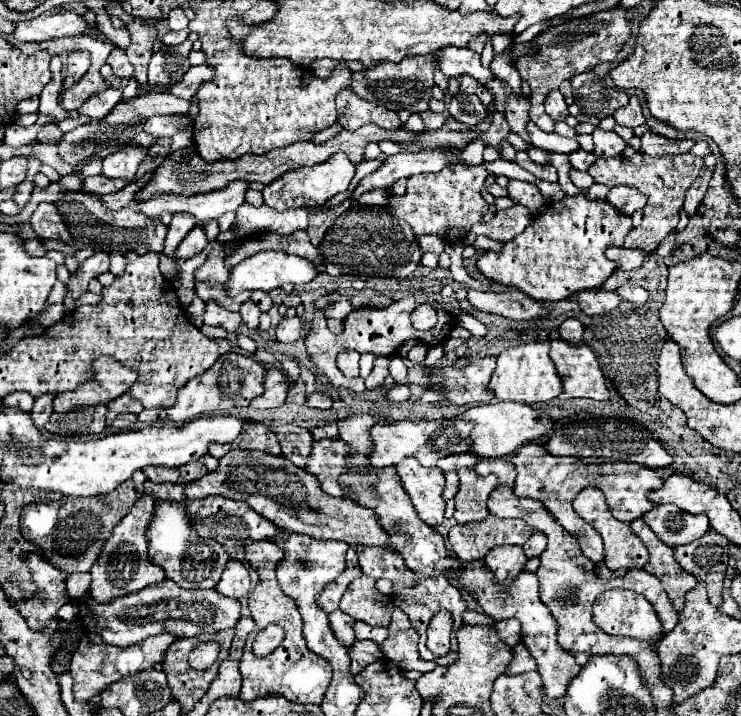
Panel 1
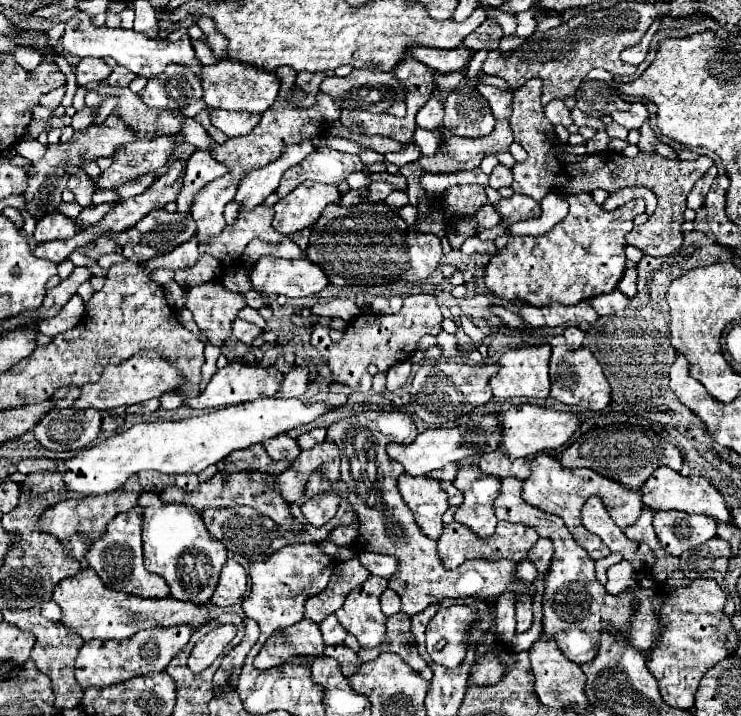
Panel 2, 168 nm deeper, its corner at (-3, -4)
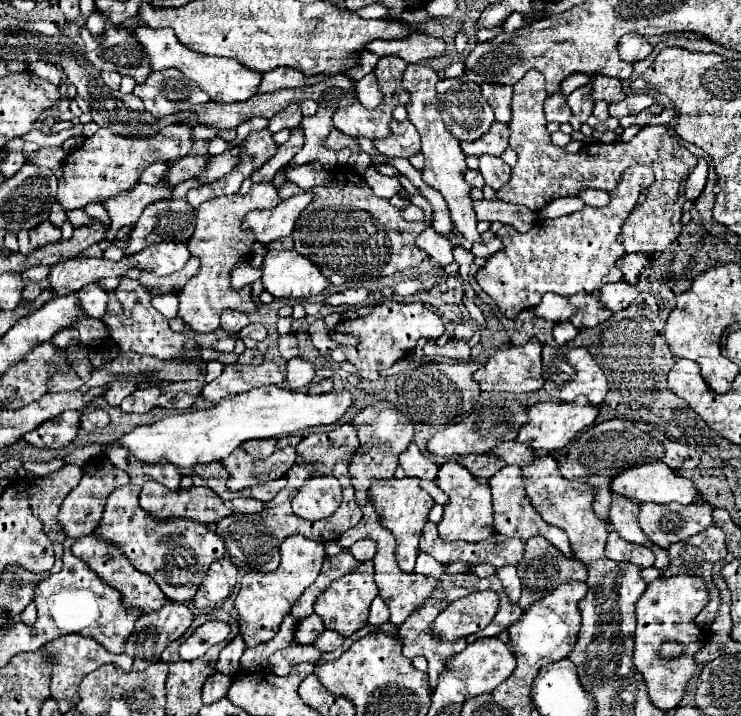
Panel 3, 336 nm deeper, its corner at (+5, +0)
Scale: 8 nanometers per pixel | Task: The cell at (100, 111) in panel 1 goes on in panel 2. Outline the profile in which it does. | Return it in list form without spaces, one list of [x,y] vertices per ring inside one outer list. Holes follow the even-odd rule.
[[[85,107],[83,111],[77,111],[77,113],[73,115],[71,127],[73,127],[73,129],[85,129],[85,127],[89,127],[89,123],[93,123],[93,119],[95,119],[95,113],[93,113],[89,107]]]

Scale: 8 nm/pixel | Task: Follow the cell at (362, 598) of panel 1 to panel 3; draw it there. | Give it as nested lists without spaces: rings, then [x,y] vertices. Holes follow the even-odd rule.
[[[373,561],[362,562],[355,571],[349,573],[349,575],[345,575],[345,577],[339,579],[339,581],[333,581],[331,587],[325,589],[325,591],[319,595],[319,599],[315,601],[315,613],[323,619],[323,623],[325,623],[327,629],[337,631],[337,633],[341,633],[343,637],[351,637],[357,629],[361,629],[361,627],[365,627],[365,625],[369,623],[369,621],[367,621],[367,617],[369,617],[369,607],[371,607],[371,601],[373,601],[373,599],[377,597],[377,593],[379,593],[375,581],[373,581],[373,574]]]

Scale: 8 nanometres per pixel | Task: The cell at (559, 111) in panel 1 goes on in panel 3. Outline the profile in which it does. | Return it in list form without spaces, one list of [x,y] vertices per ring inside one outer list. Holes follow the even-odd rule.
[[[559,91],[545,99],[545,117],[547,121],[555,123],[567,123],[571,119],[571,109],[567,107],[567,101]]]

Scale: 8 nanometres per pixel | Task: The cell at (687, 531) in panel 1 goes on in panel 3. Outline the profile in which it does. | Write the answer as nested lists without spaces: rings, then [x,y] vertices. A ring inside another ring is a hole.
[[[703,499],[691,505],[641,503],[639,525],[655,545],[667,549],[671,543],[705,531],[713,523],[711,511],[713,507]]]

